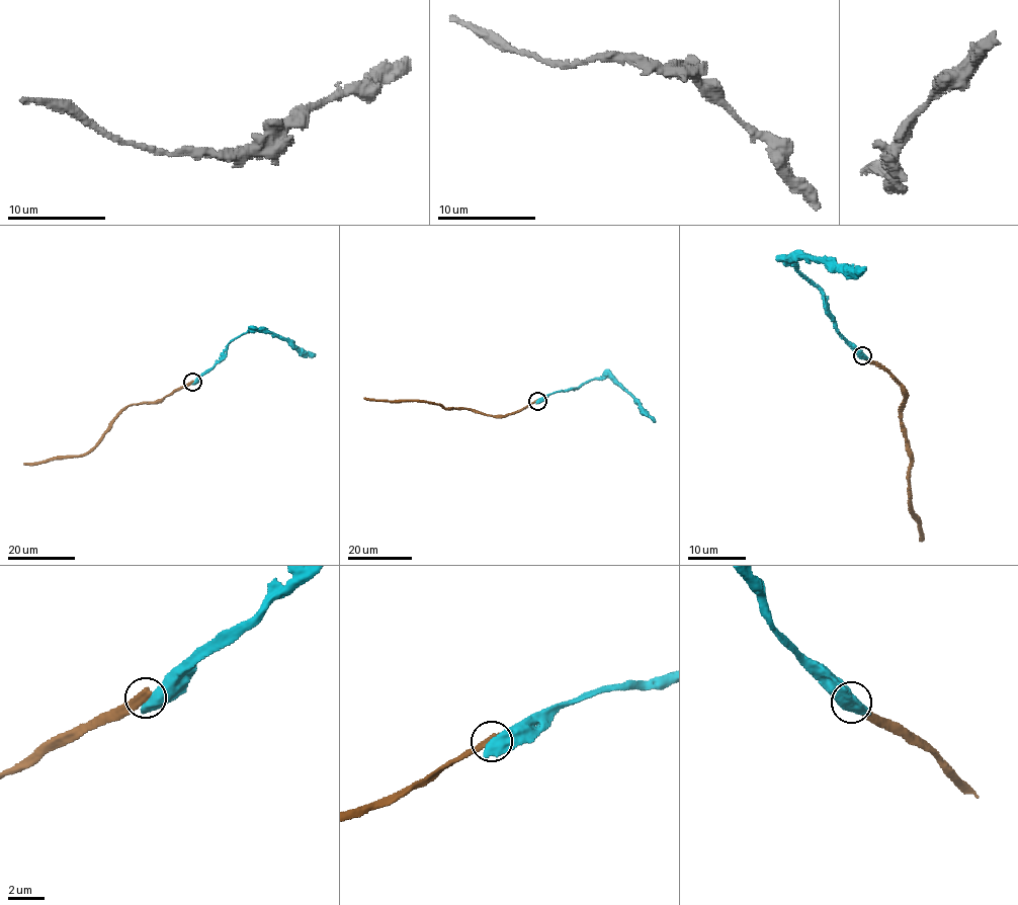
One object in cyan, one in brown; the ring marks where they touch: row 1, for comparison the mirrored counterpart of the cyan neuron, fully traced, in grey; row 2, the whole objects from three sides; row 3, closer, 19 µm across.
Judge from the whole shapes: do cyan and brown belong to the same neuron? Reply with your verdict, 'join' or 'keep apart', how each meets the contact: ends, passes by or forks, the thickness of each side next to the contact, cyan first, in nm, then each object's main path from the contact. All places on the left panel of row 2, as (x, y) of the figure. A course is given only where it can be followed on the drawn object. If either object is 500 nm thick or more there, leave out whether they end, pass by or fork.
keep apart; 550 nm thick on the cyan side, 480 nm on the other; cyan runs (192, 382), (197, 382), (217, 363), (231, 341), (252, 329), (274, 332), (315, 354); brown runs (192, 382), (162, 399), (131, 405), (85, 454), (23, 464)

